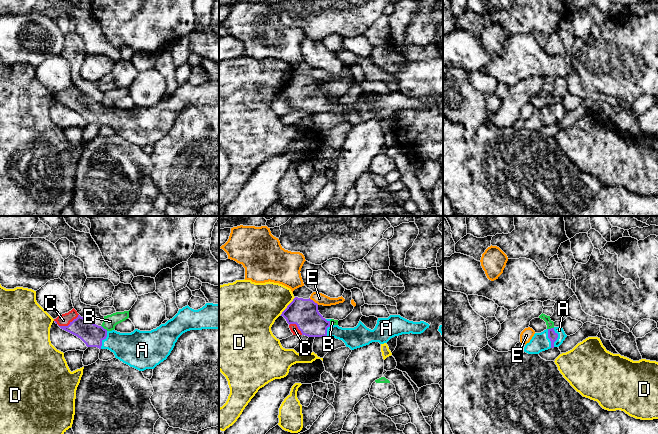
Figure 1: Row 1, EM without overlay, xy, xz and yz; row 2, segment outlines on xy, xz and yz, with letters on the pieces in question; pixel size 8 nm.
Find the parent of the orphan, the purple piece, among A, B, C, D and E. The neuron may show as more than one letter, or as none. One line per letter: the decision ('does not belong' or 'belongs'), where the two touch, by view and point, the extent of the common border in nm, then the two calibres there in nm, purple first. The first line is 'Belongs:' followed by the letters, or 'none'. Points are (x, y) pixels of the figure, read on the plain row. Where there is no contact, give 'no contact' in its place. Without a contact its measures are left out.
Belongs: A, C
A: belongs | xy (103, 115) | 160 nm | 180/260 nm
B: does not belong | xy (103, 104) | 70 nm | 180/110 nm
C: belongs | xy (68, 101) | 200 nm | 180/100 nm
D: does not belong | xz (287, 82) | 190 nm | 220/380 nm
E: does not belong | xz (313, 77) | 90 nm | 220/90 nm

